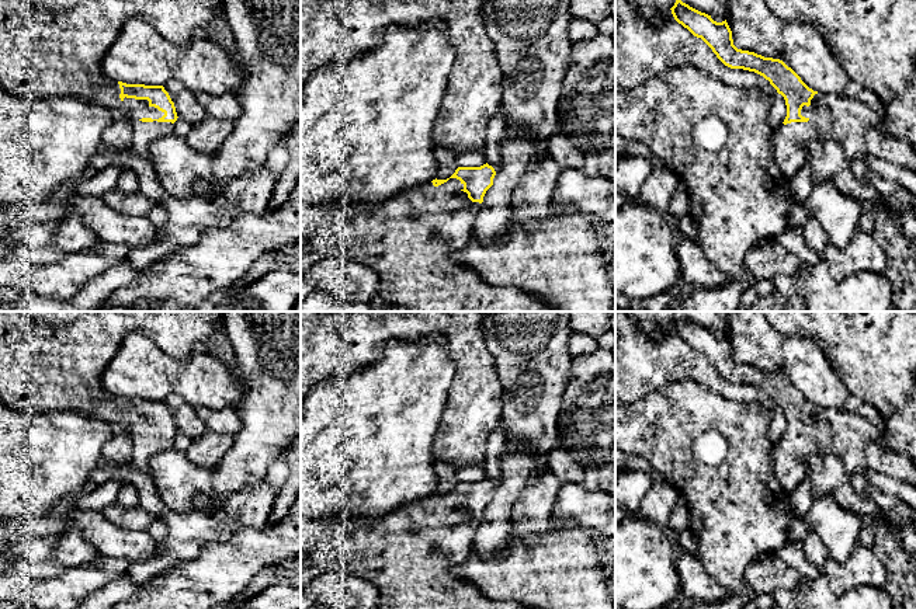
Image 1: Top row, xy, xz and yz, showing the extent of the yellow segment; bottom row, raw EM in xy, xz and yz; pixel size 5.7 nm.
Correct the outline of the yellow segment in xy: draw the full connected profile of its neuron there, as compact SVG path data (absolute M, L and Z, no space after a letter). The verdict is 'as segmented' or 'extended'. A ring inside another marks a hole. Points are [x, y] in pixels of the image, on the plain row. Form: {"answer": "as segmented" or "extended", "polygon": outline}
{"answer": "extended", "polygon": "M0 312L0 400L11 410L39 414L74 411L110 422L114 432L126 432L133 445L131 464L149 474L149 459L174 445L177 427L163 400L126 399L111 394L103 384L104 369L129 333L150 338L167 355L188 359L222 330L222 312Z"}

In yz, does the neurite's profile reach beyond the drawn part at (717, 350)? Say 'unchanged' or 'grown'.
grown

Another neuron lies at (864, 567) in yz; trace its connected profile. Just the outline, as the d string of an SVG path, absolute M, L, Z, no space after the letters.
M863 544L856 546L854 554L847 563L839 563L829 557L820 573L826 575L836 595L860 585L884 588L888 581L888 573L882 561L871 547Z

